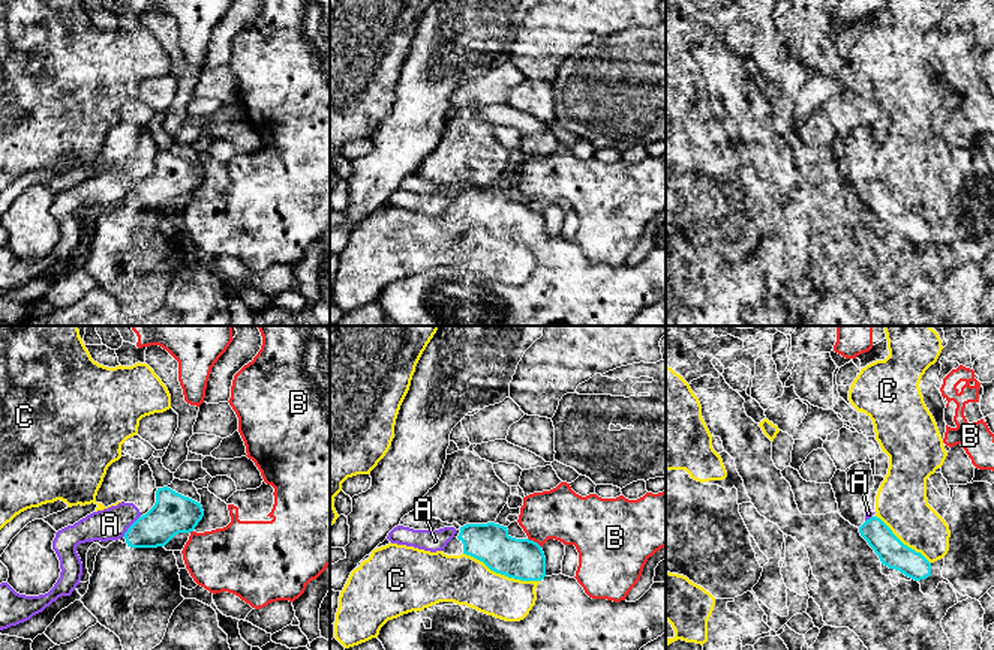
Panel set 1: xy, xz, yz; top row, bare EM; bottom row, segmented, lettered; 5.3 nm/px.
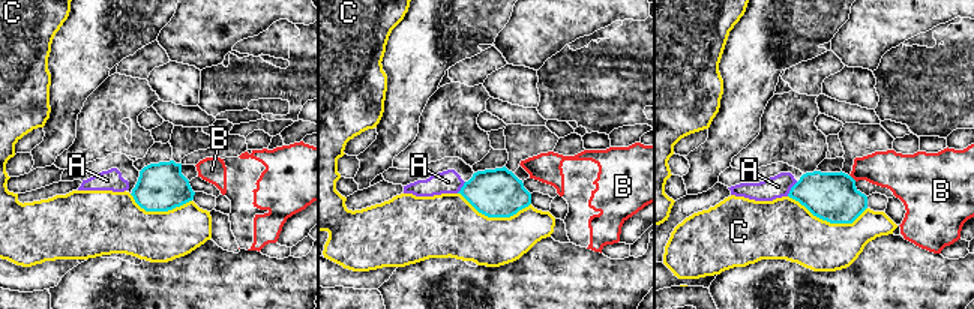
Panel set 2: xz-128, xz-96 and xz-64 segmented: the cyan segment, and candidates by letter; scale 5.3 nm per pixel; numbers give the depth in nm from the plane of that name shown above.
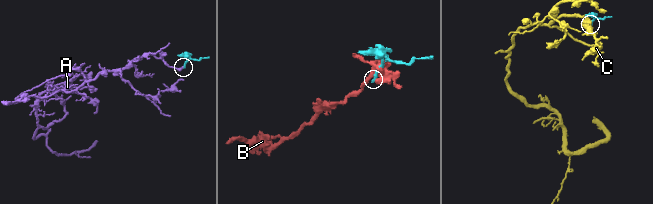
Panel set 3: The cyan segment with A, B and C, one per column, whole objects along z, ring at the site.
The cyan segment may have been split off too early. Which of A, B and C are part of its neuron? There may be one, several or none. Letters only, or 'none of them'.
none of them

